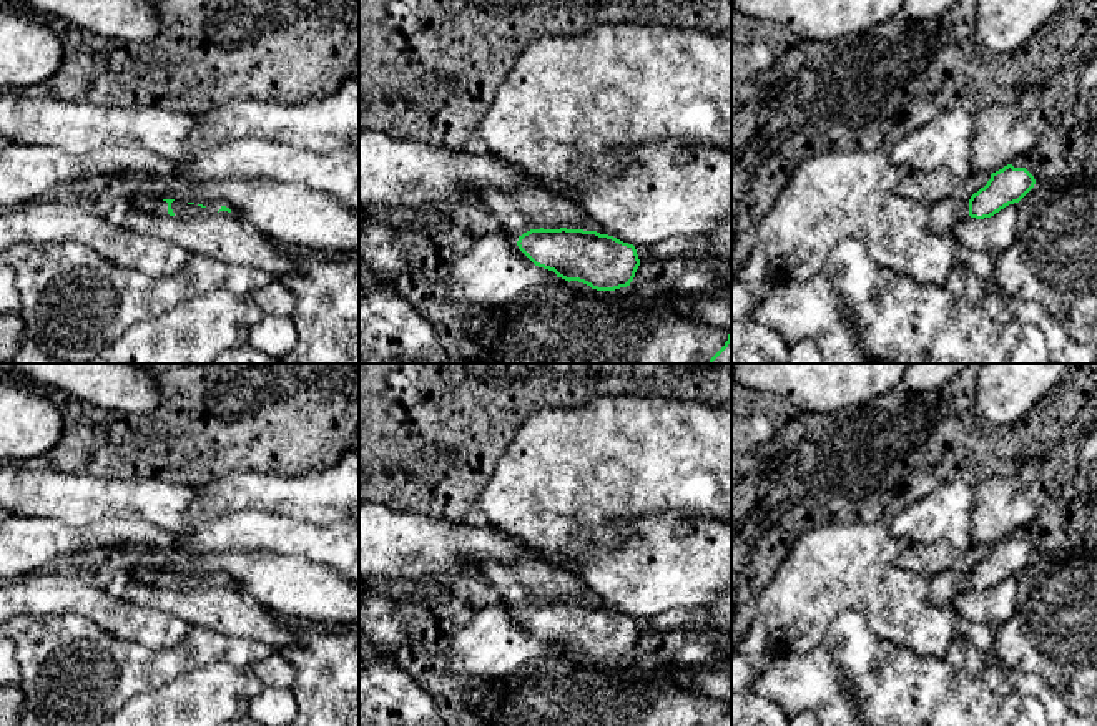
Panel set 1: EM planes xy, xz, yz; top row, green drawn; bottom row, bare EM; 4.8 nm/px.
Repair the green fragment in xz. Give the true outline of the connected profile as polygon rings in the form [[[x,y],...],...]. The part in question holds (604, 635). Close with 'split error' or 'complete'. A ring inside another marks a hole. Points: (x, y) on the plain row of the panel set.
[[[527,545],[515,560],[482,558],[479,570],[500,595],[519,608],[519,621],[539,640],[597,663],[630,658],[640,638],[633,616],[590,603],[583,583],[542,560]]]; split error

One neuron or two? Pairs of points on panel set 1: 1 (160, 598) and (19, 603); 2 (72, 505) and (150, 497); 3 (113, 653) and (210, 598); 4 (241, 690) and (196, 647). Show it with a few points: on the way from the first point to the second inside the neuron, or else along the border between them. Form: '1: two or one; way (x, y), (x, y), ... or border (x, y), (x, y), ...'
1: two; border (118, 597), (162, 612)
2: one; way (92, 497), (130, 497)
3: two; border (191, 625), (230, 635)
4: two; border (245, 667), (213, 662), (177, 676)

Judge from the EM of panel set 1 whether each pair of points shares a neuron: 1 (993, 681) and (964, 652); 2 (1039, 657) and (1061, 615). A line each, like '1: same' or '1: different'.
1: same
2: same

